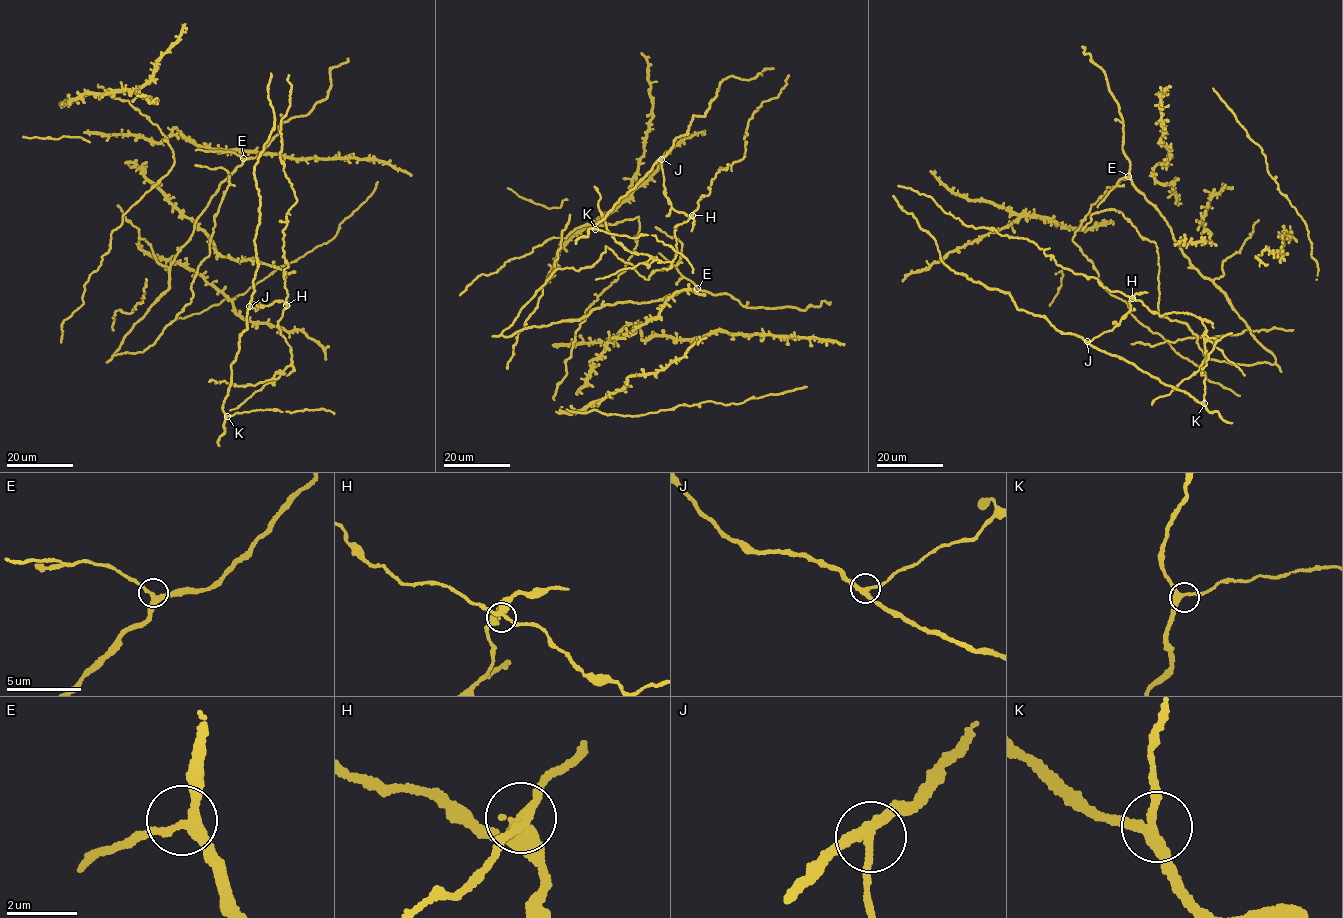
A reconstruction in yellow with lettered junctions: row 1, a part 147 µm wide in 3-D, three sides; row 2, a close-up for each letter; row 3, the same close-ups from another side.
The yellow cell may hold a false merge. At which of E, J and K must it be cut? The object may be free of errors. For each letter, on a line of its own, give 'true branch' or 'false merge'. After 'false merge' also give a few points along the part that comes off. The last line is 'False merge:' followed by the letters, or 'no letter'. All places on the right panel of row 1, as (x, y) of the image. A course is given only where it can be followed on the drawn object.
E: true branch
J: false merge; course (1088, 341), (1125, 318), (1132, 296), (1063, 268), (1025, 238), (967, 226), (930, 196), (897, 185)
K: true branch
False merge: J

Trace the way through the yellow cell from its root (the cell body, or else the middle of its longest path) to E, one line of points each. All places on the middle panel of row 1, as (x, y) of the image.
E: (528, 303), (503, 330), (504, 336), (534, 326), (579, 320), (607, 305), (649, 302), (697, 288)

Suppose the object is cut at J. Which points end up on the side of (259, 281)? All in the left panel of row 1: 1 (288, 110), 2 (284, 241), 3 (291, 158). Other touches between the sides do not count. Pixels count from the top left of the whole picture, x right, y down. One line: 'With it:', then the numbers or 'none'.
With it: 3

